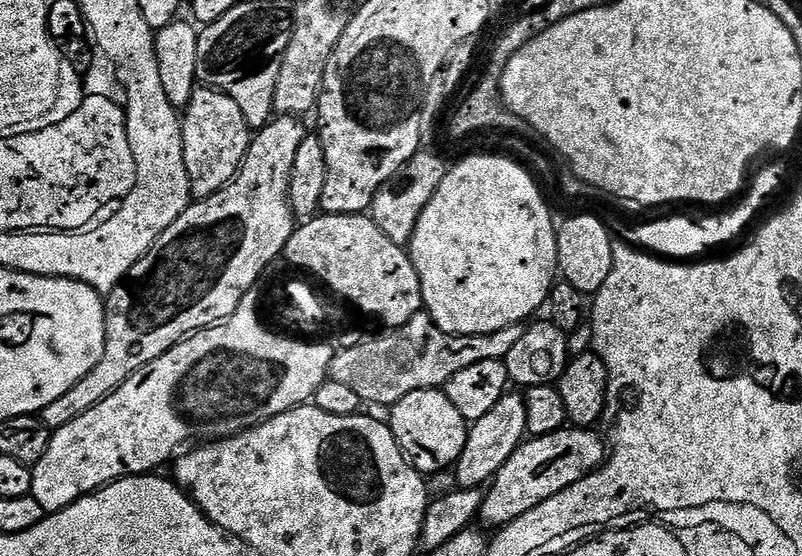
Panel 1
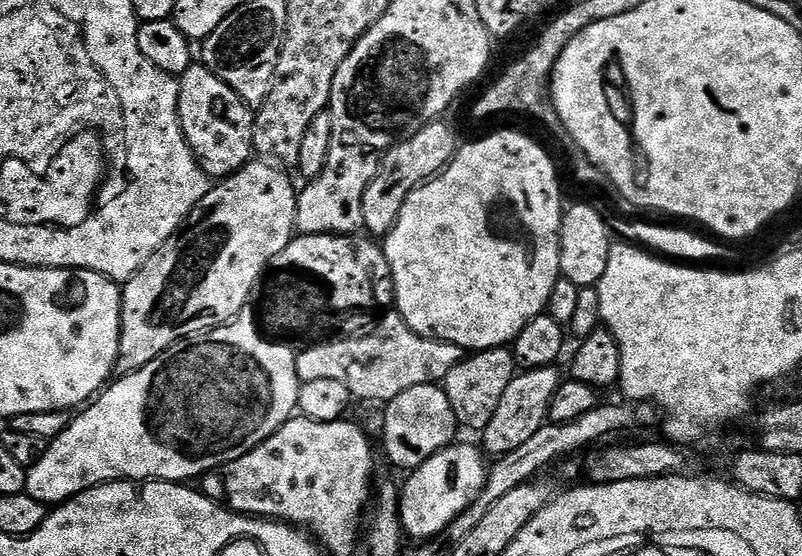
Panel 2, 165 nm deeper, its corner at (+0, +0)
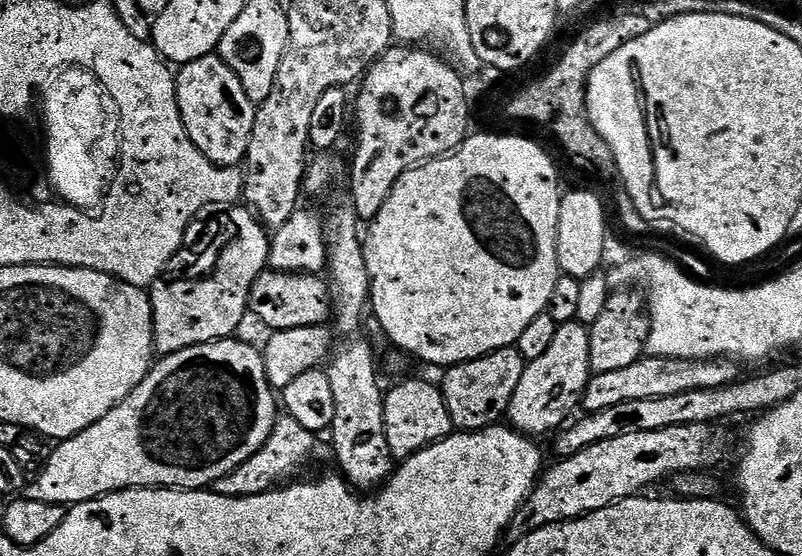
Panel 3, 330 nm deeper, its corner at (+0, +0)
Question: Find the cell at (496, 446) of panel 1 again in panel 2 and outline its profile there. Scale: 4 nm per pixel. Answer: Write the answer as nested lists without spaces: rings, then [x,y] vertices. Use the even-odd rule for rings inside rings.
[[[555,367],[524,370],[512,379],[510,386],[506,386],[506,394],[502,394],[502,402],[498,402],[498,410],[494,410],[494,418],[490,418],[490,426],[486,426],[482,433],[482,448],[489,457],[510,454],[518,450],[522,442],[530,442],[530,437],[538,434],[547,421],[550,402],[562,383],[562,376],[556,371]]]

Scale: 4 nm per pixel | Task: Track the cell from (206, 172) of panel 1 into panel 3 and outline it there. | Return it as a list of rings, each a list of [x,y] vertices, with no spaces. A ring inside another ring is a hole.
[[[213,54],[183,65],[175,78],[178,110],[194,146],[211,164],[221,164],[224,168],[239,165],[248,155],[257,105],[246,98],[238,74],[219,55]]]

